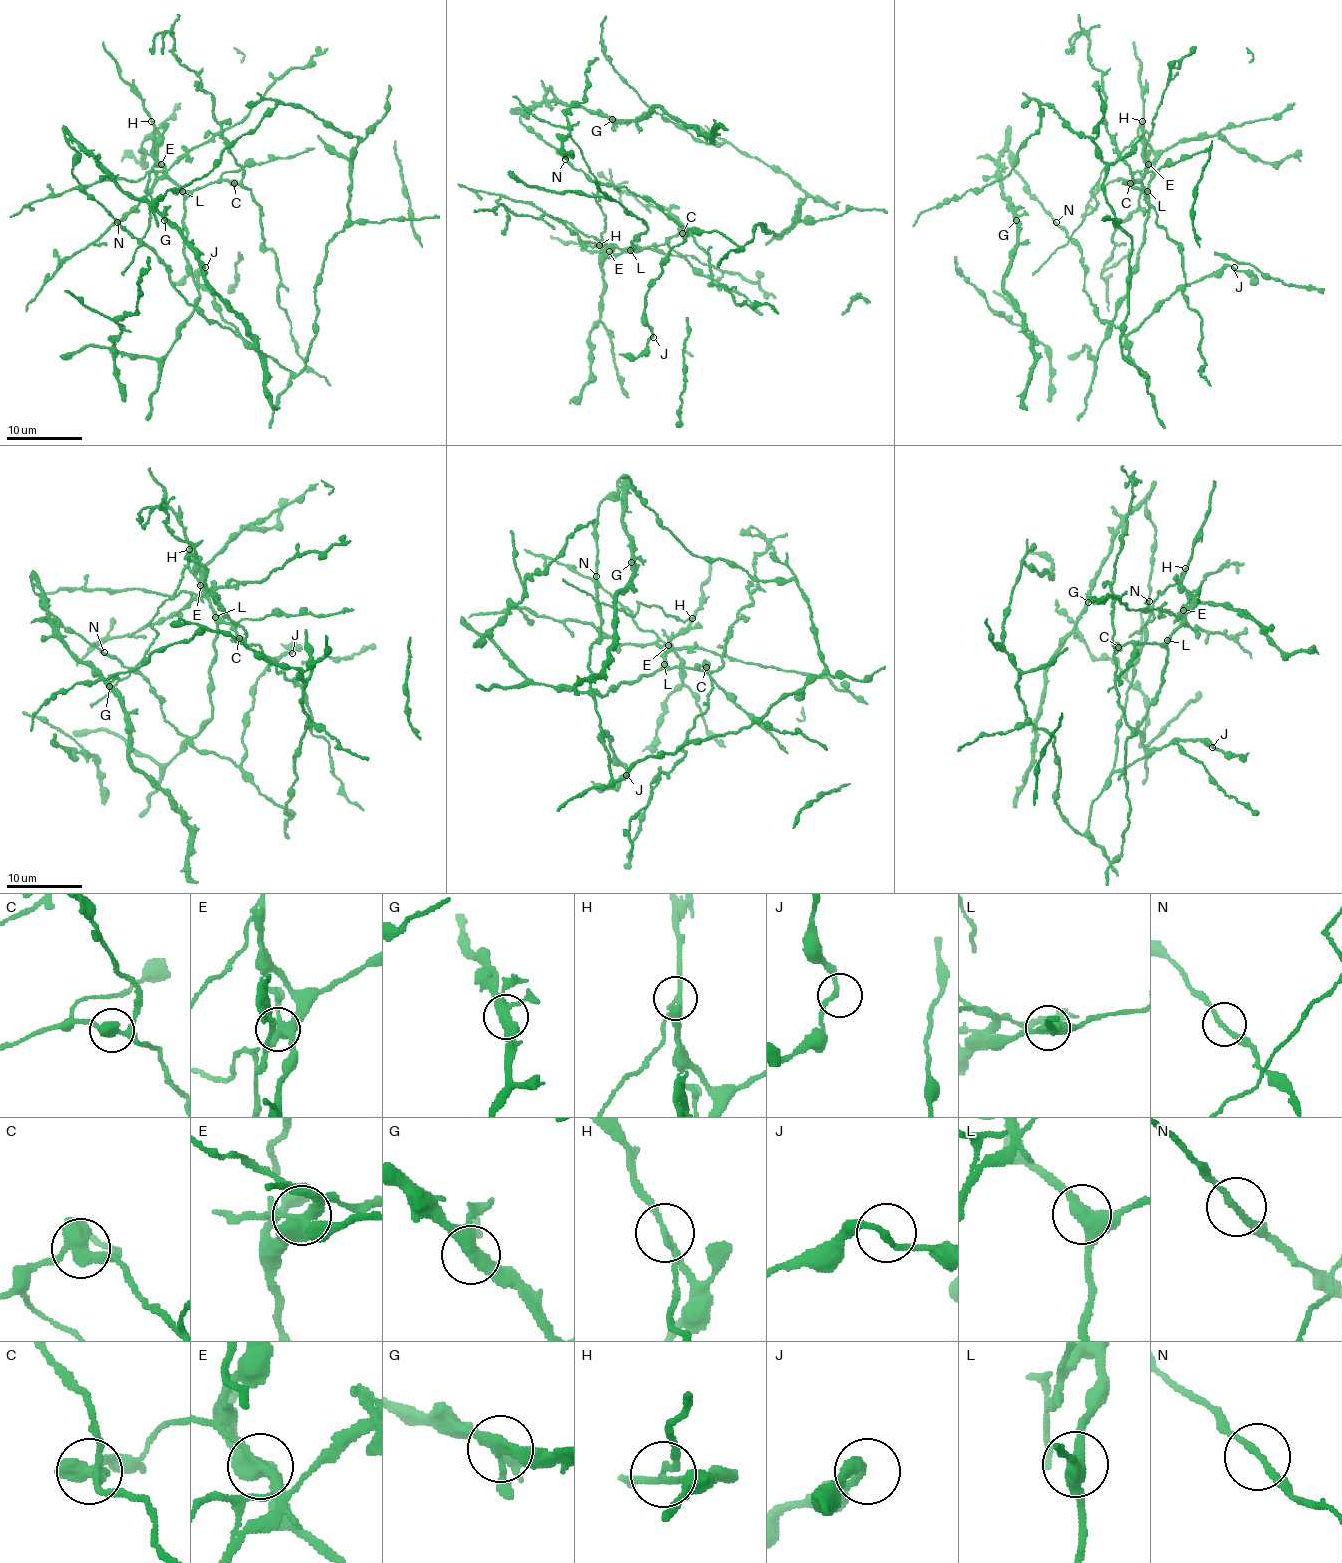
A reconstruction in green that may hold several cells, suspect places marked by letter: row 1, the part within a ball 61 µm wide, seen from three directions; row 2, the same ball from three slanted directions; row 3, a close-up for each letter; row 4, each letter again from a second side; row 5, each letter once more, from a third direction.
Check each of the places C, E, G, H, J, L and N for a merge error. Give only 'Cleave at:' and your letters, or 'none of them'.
Cleave at: C, E, H

